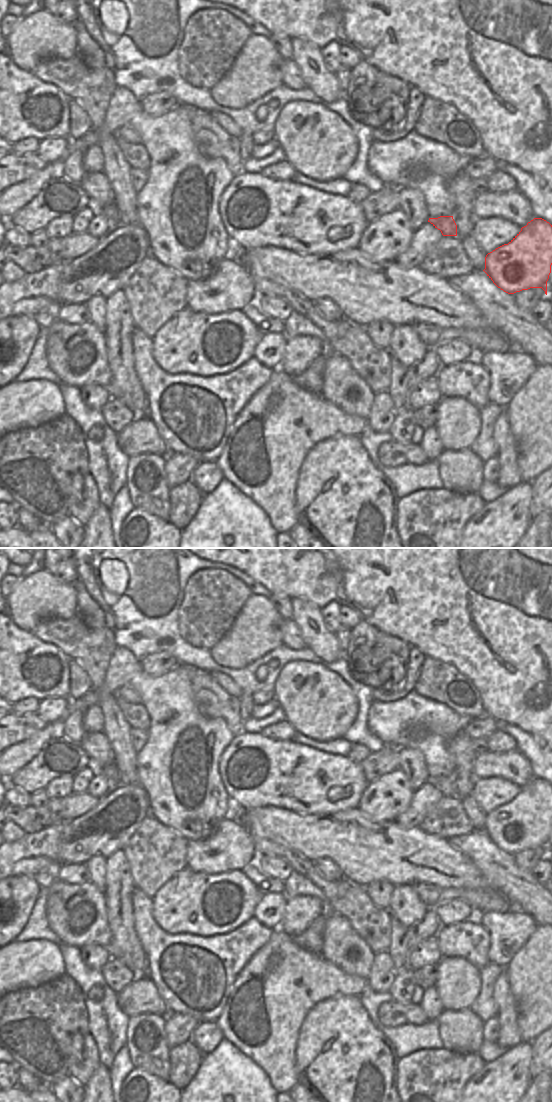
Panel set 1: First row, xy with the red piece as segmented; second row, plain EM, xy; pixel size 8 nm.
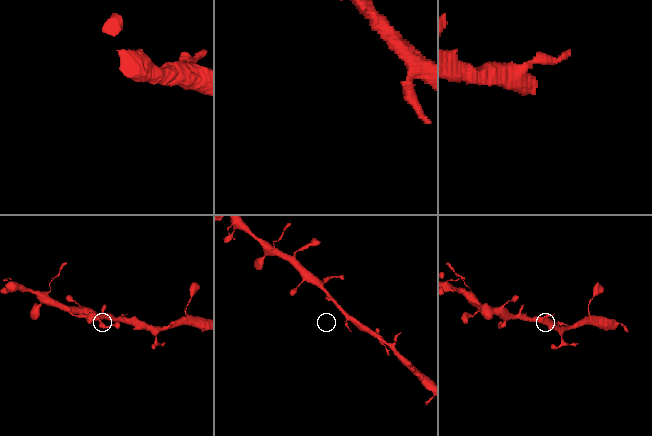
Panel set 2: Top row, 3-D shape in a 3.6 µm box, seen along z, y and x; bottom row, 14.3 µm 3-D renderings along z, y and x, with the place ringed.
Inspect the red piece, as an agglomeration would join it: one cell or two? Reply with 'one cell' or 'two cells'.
one cell

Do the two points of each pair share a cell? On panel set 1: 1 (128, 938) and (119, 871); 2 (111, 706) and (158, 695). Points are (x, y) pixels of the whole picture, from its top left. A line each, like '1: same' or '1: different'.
1: same
2: different

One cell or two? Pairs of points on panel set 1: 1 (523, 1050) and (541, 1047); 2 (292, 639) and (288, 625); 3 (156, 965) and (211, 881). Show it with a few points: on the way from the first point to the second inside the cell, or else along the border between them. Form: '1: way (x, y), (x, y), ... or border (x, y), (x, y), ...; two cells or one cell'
1: border (530, 1042), (532, 1050), (531, 1073); two cells
2: way (292, 636), (290, 628); one cell
3: border (156, 922), (168, 933), (195, 933), (200, 936); two cells

